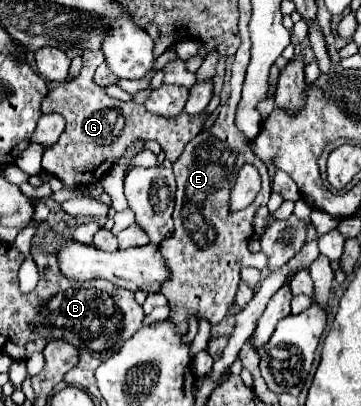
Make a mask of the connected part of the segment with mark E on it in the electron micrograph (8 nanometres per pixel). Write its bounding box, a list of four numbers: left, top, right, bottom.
[159,40,271,334]

